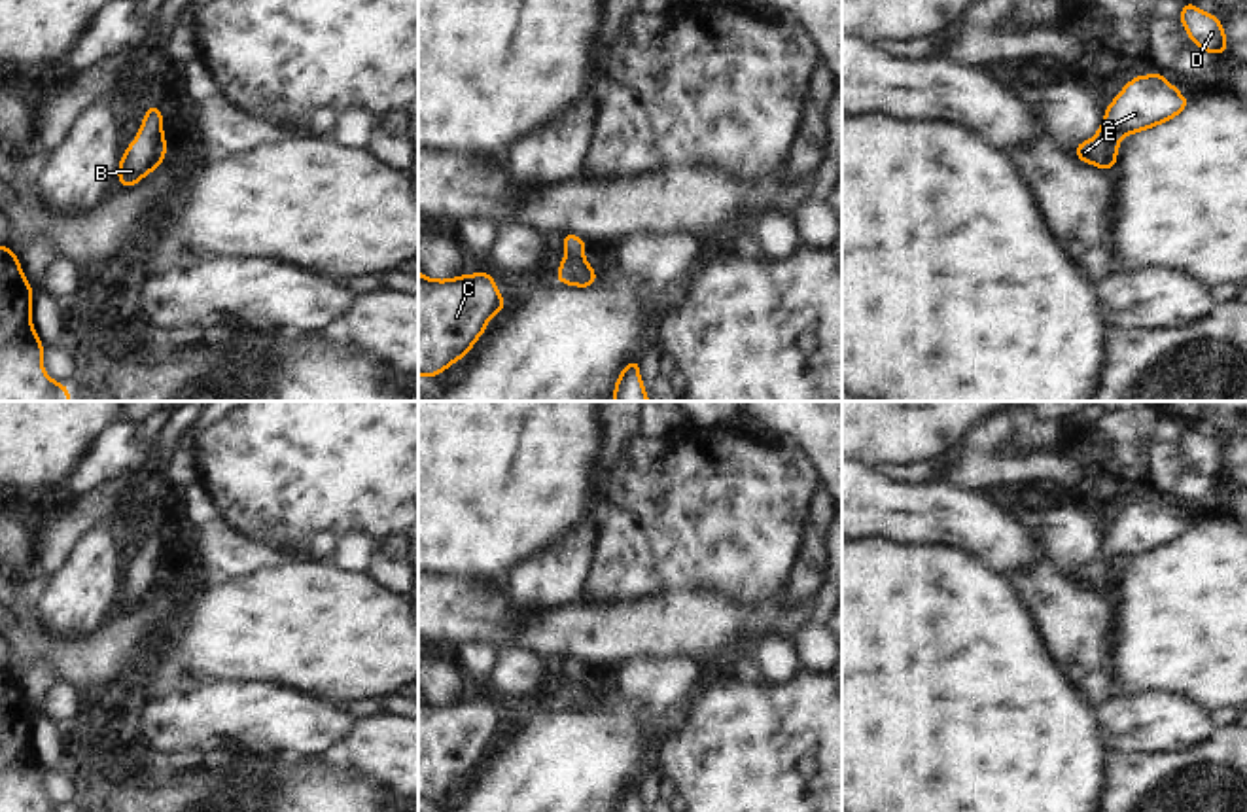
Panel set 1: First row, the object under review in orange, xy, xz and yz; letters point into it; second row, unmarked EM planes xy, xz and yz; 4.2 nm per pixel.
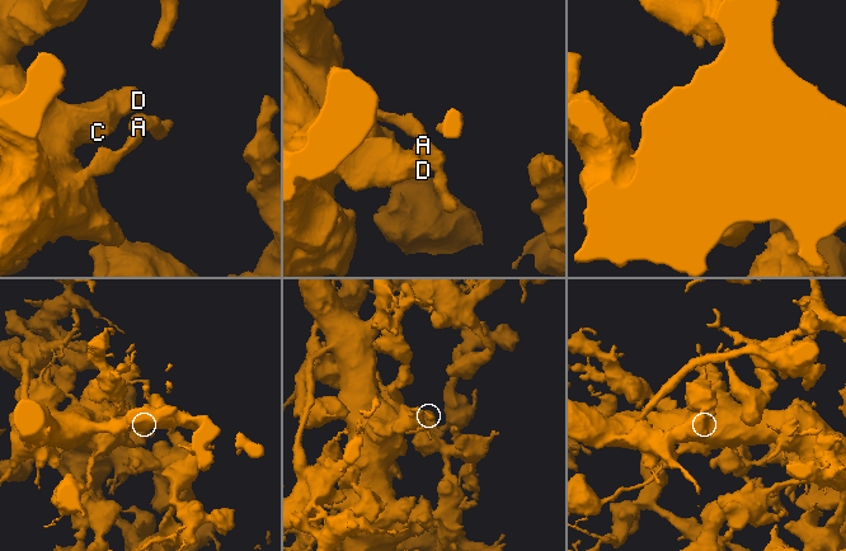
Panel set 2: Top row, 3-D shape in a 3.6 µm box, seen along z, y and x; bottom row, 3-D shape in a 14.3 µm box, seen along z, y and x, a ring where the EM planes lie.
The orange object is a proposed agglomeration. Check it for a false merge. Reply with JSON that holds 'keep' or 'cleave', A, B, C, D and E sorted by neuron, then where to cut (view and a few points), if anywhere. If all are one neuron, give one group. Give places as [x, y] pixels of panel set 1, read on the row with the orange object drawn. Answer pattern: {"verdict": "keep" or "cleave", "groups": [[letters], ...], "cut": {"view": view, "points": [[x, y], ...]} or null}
{"verdict": "keep", "groups": [["A", "B", "C", "D", "E"]], "cut": null}

